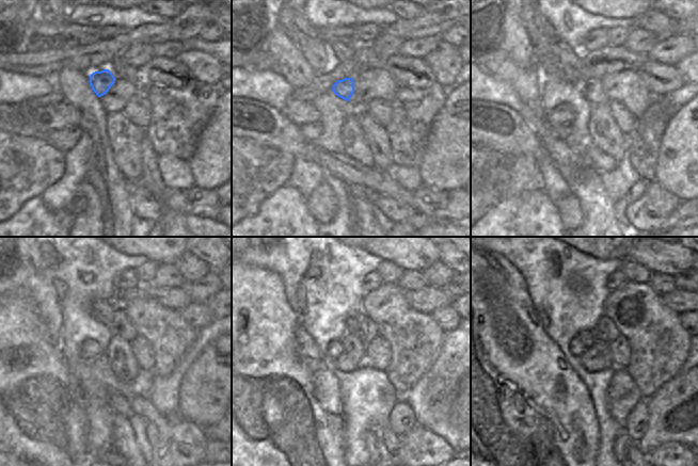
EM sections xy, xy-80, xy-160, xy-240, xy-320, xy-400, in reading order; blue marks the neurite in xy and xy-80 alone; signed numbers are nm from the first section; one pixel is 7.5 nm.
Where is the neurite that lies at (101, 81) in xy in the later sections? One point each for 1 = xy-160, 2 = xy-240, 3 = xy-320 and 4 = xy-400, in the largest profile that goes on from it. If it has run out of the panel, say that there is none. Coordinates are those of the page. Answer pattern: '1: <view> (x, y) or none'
1: xy-160 (590, 89)
2: xy-240 (120, 325)
3: xy-320 (359, 324)
4: xy-400 (604, 331)

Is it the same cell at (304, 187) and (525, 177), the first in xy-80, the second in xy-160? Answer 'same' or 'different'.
same

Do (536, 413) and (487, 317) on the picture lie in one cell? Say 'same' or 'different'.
same

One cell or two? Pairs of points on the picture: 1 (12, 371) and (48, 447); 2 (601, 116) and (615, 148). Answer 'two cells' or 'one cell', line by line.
1: one cell
2: one cell

